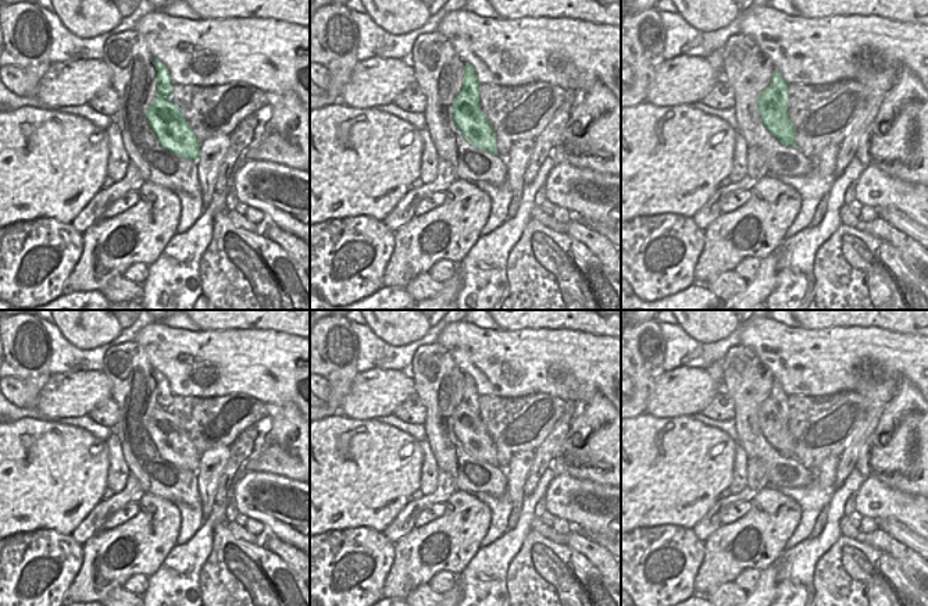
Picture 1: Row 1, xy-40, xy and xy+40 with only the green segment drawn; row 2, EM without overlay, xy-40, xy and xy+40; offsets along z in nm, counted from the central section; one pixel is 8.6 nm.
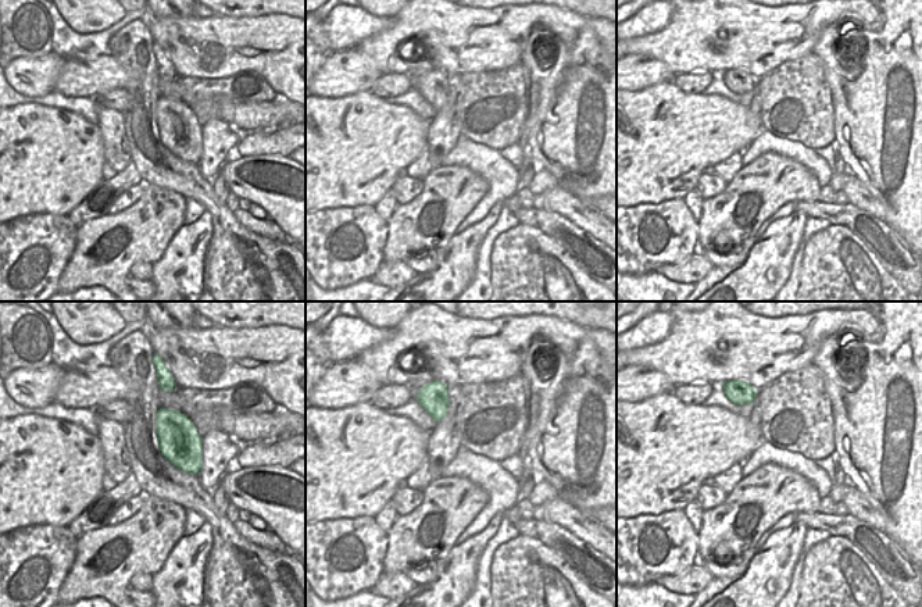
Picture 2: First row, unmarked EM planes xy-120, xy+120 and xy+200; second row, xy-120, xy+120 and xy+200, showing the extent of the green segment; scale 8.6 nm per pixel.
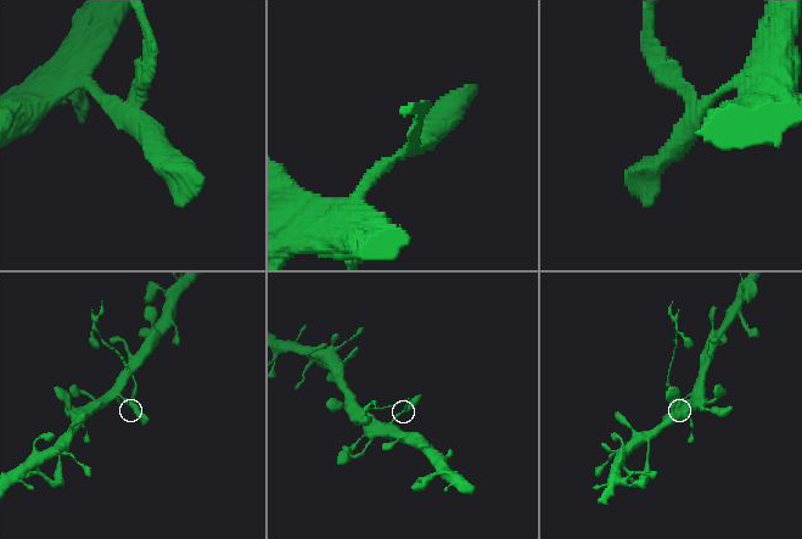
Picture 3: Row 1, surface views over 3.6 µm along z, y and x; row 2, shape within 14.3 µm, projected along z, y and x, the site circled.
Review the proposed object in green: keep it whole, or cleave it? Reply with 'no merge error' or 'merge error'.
merge error

